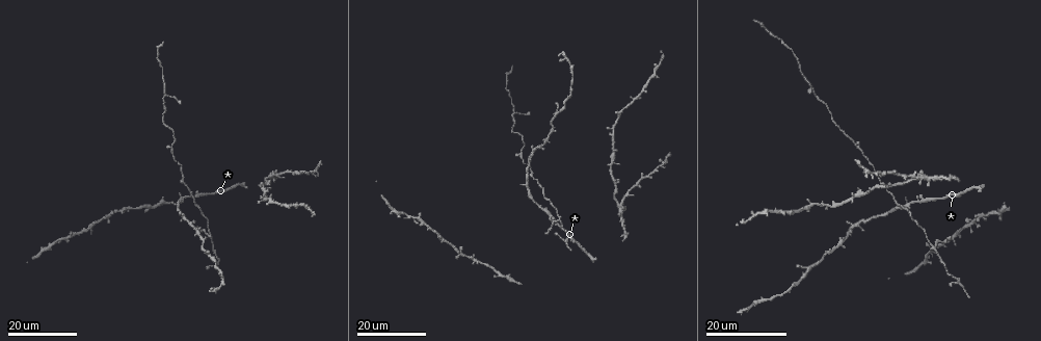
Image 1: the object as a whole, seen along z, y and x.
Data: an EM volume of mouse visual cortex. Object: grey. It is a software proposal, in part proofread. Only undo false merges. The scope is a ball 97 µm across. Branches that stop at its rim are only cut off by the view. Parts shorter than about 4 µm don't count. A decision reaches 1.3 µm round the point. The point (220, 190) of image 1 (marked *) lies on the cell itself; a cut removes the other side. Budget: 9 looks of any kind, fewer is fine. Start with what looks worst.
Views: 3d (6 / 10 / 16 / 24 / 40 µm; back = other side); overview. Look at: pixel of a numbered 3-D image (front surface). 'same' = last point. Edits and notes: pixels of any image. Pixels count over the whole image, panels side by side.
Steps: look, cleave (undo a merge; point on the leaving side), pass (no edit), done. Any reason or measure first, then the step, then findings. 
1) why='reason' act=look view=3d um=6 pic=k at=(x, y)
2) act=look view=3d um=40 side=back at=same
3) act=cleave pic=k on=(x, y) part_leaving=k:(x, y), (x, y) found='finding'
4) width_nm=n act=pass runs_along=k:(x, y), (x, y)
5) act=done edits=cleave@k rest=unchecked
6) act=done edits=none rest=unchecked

why='thin arm on a thick one' act=look view=3d um=24 pic=1 at=(166, 93)

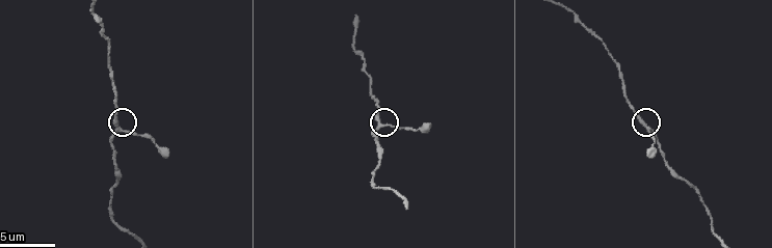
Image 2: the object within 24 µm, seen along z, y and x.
act=look view=3d um=6 pic=2 at=(122, 129)

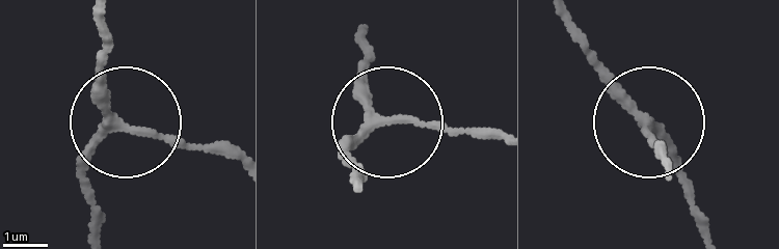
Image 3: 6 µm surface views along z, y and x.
arms=3 act=pass runs_along=3:(358, 182), (347, 159), (380, 126), (488, 133) found='one cell here'

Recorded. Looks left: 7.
why='side arm on a straight run' act=look view=3d um=16 pic=1 at=(560, 219)

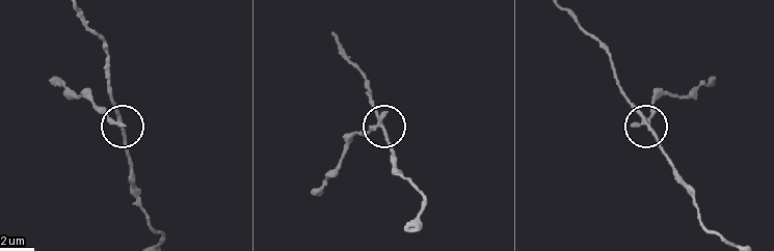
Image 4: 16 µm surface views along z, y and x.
act=look view=3d um=6 pic=4 at=(377, 127)

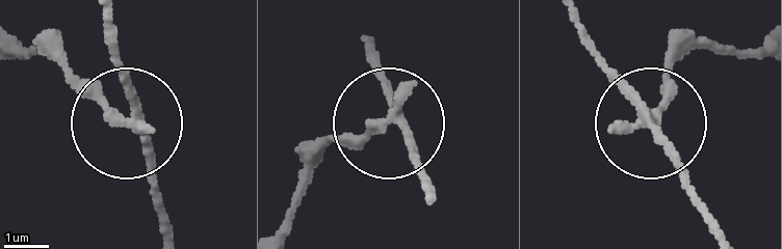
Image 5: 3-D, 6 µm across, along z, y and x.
side_arm_um=18 act=cleave pic=5 on=(87, 81) part_leaving=5:(126, 125), (41, 51), (18, 47) found='two cells meet here'

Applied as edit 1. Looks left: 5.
why='sudden change in width' act=look view=3d um=16 pic=1 at=(856, 146)

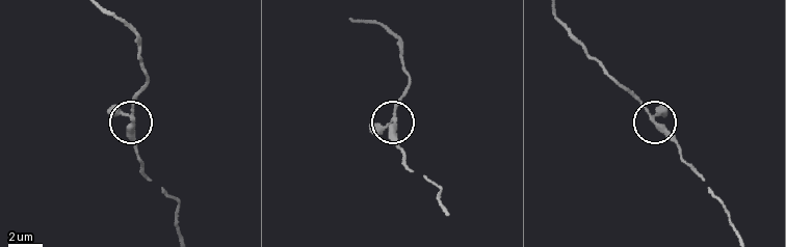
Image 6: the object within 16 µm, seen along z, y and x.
why='closer look' act=look view=3d um=6 pic=6 at=(132, 121)

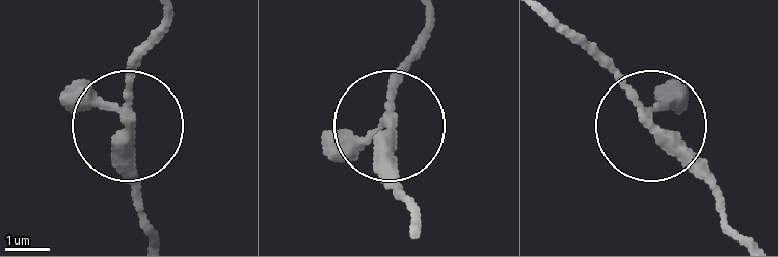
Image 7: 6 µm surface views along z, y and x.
act=pass runs_along=7:(738, 229), (573, 31) found='continuous, no second cell'

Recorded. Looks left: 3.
act=look view=3d um=24 pic=1 at=(906, 206)

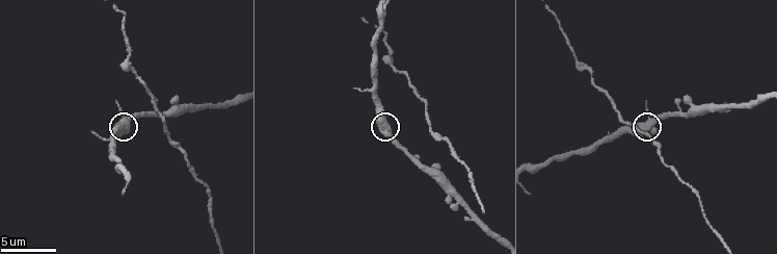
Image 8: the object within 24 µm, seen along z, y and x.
act=look view=3d um=10 pic=8 at=(387, 130)

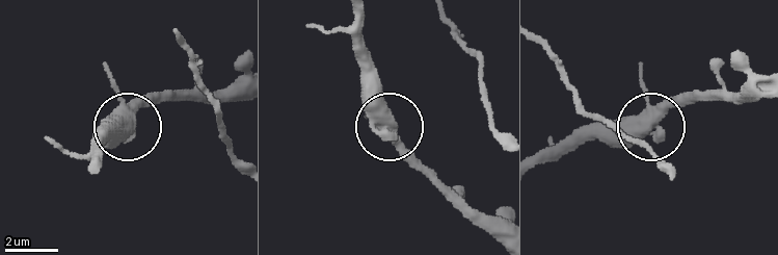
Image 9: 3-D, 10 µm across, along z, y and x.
width_nm=700 act=pass runs_along=9:(491, 235), (404, 148), (376, 81), (359, 62) found='continuous, no second cell'

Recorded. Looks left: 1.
act=done edits=cleave@5 rest=unchecked

